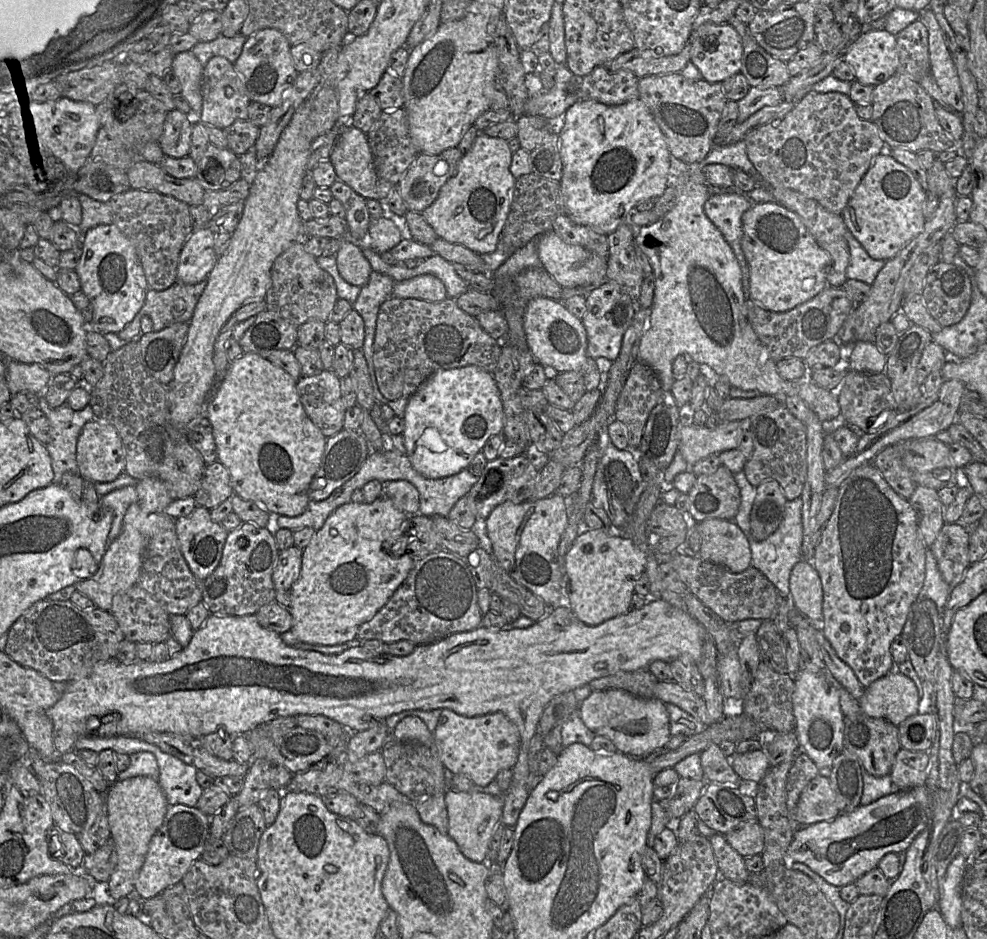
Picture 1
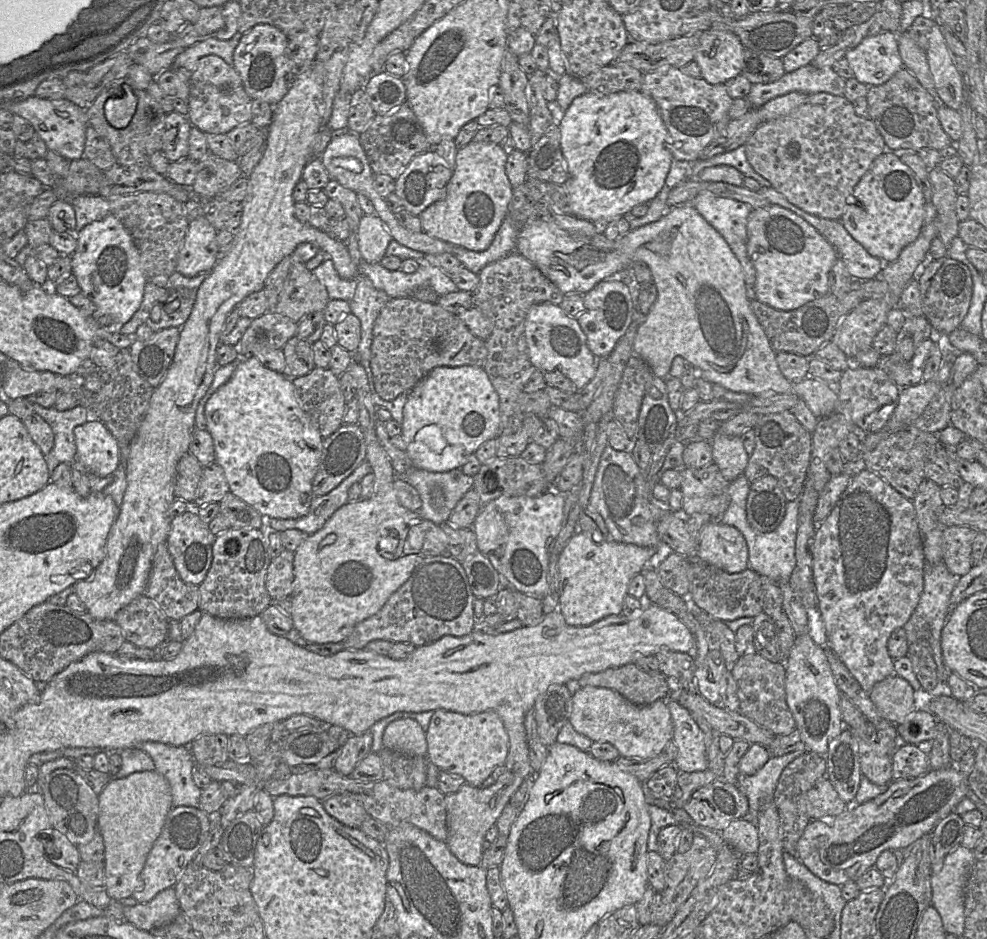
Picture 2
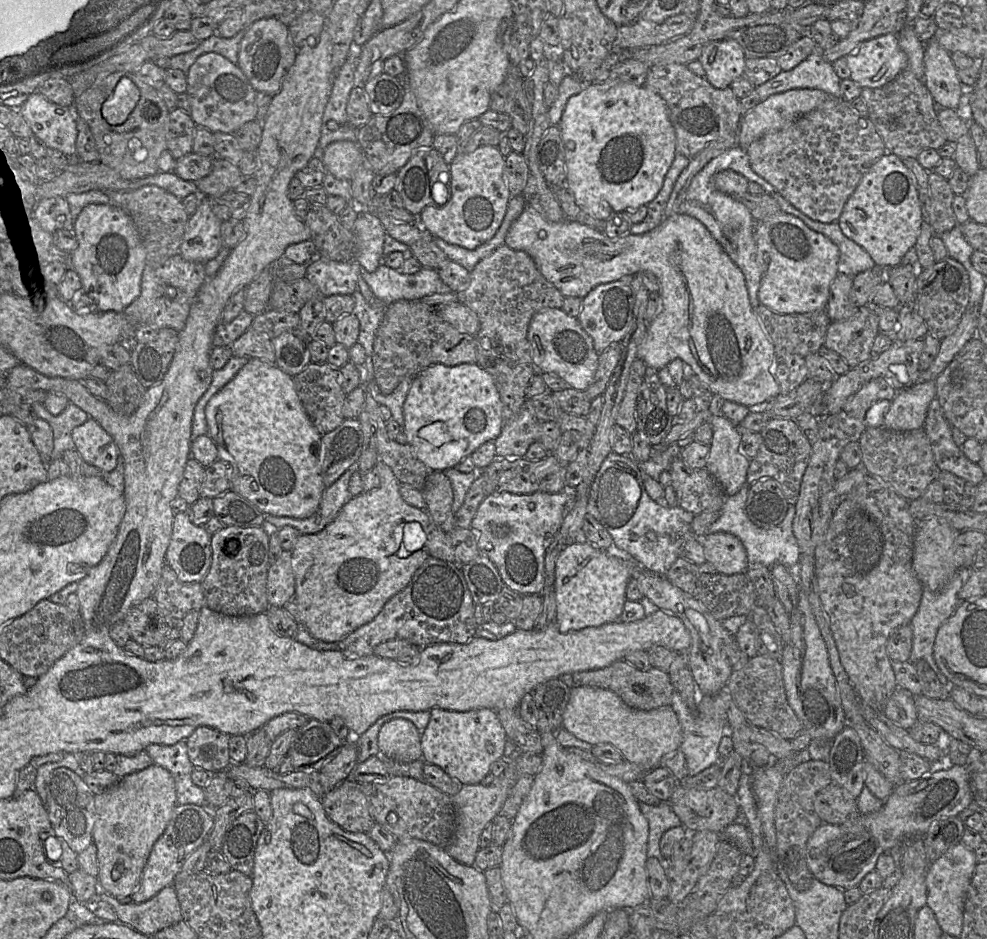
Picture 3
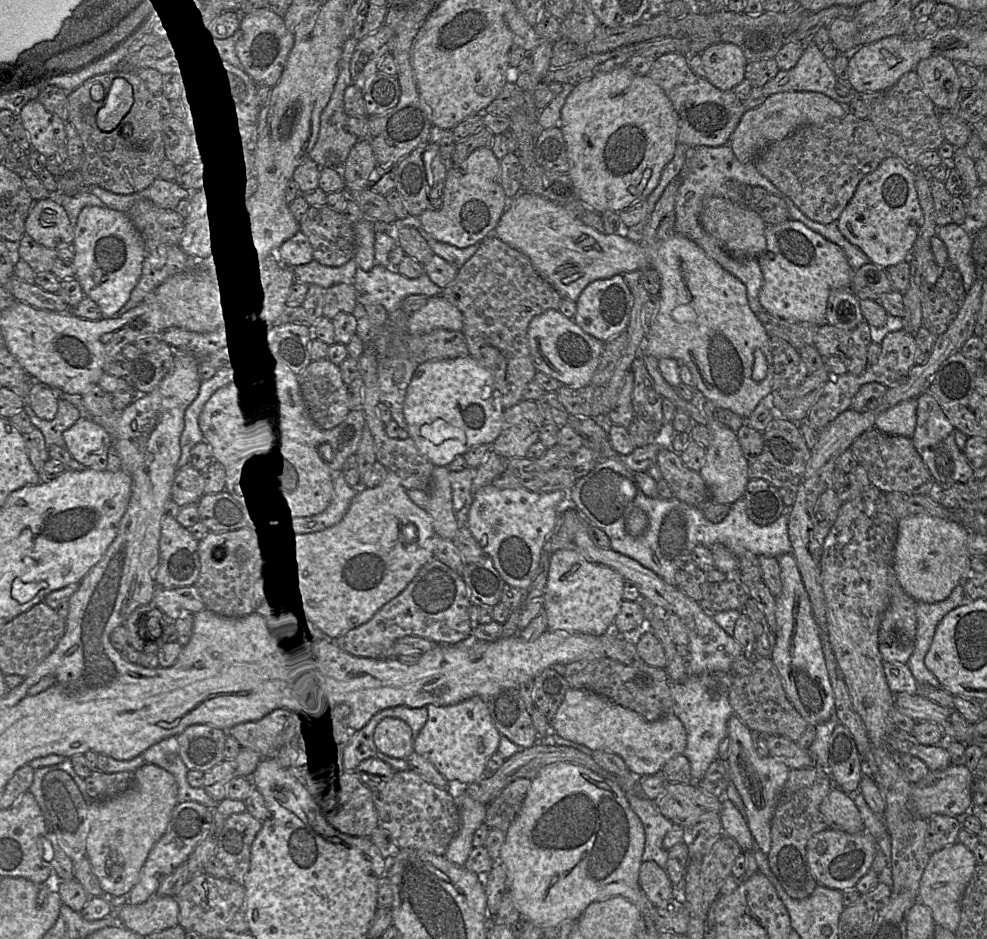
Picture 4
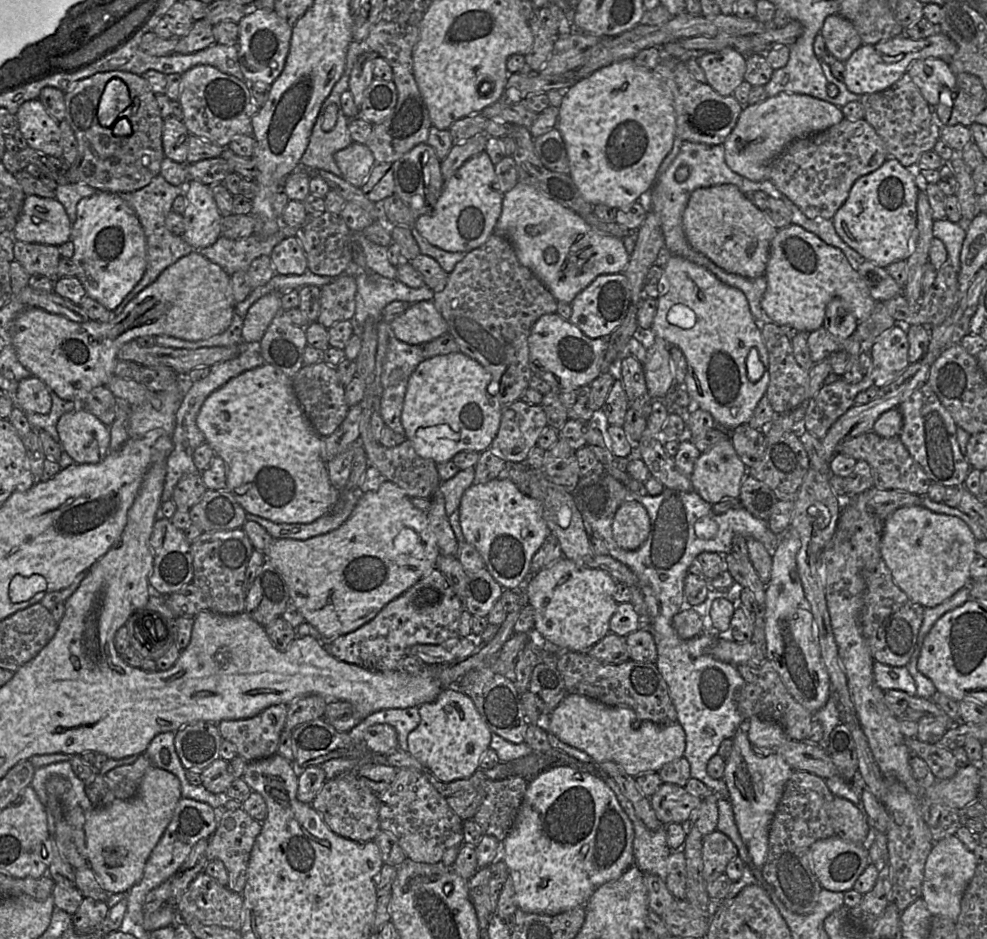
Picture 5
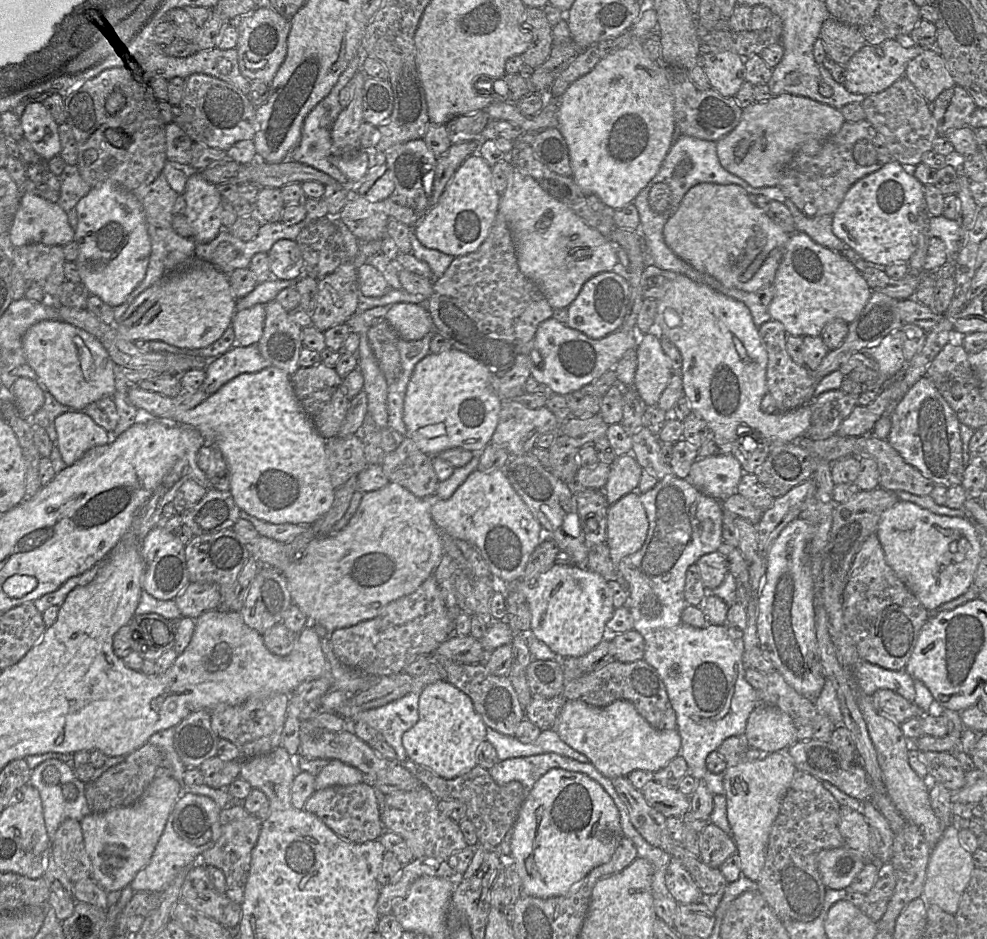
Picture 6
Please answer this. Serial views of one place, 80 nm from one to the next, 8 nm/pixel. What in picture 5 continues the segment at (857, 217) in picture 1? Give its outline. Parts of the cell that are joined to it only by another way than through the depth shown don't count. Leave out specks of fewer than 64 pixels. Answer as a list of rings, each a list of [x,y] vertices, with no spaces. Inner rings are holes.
[[[889,157],[883,165],[877,170],[864,175],[857,179],[853,184],[849,196],[845,203],[840,207],[840,209],[835,213],[833,217],[833,224],[837,234],[841,239],[852,249],[857,251],[866,261],[869,261],[879,267],[886,268],[890,264],[896,261],[907,261],[909,256],[912,254],[912,243],[914,239],[914,234],[917,225],[917,198],[920,190],[925,190],[925,185],[927,183],[922,183],[919,181],[919,175],[912,169],[907,169],[904,167],[897,159]]]

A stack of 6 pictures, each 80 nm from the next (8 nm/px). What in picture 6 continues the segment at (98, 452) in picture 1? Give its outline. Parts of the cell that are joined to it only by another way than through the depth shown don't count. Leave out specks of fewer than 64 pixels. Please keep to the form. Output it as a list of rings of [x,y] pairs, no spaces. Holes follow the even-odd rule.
[[[82,410],[62,413],[54,420],[56,446],[67,466],[72,465],[91,448],[106,445],[112,435]]]

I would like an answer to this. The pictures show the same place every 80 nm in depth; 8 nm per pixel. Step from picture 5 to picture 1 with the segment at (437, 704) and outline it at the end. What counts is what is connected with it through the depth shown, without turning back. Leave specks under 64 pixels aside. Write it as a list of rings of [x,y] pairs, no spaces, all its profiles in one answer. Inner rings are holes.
[[[442,709],[433,732],[433,744],[450,776],[466,776],[477,788],[484,788],[496,779],[501,770],[515,766],[520,752],[520,734],[517,726],[501,712],[465,717]]]

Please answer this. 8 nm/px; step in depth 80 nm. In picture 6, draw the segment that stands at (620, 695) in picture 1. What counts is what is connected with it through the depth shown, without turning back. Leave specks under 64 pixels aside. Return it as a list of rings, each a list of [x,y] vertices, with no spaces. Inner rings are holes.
[[[566,700],[553,728],[561,740],[585,755],[605,777],[627,777],[634,770],[657,772],[680,755],[682,740],[677,729],[653,728],[627,700],[595,707],[580,700]]]

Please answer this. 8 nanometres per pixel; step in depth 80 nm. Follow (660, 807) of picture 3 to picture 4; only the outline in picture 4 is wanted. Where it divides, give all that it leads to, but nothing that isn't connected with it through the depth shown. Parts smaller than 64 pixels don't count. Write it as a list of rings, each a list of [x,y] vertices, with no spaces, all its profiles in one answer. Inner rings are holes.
[[[633,791],[624,793],[644,827],[645,847],[642,862],[654,861],[666,871],[668,851],[663,847],[663,840],[672,829],[673,822],[662,815],[656,801],[638,797]]]

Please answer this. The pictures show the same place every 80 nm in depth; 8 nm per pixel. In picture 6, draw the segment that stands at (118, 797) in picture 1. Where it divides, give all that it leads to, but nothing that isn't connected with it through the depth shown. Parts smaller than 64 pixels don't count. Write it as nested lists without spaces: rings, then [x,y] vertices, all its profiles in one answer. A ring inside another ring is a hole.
[[[158,776],[135,804],[105,812],[91,812],[81,820],[84,844],[92,865],[91,878],[101,888],[106,892],[121,891],[149,863],[181,794],[181,785],[172,776]]]

